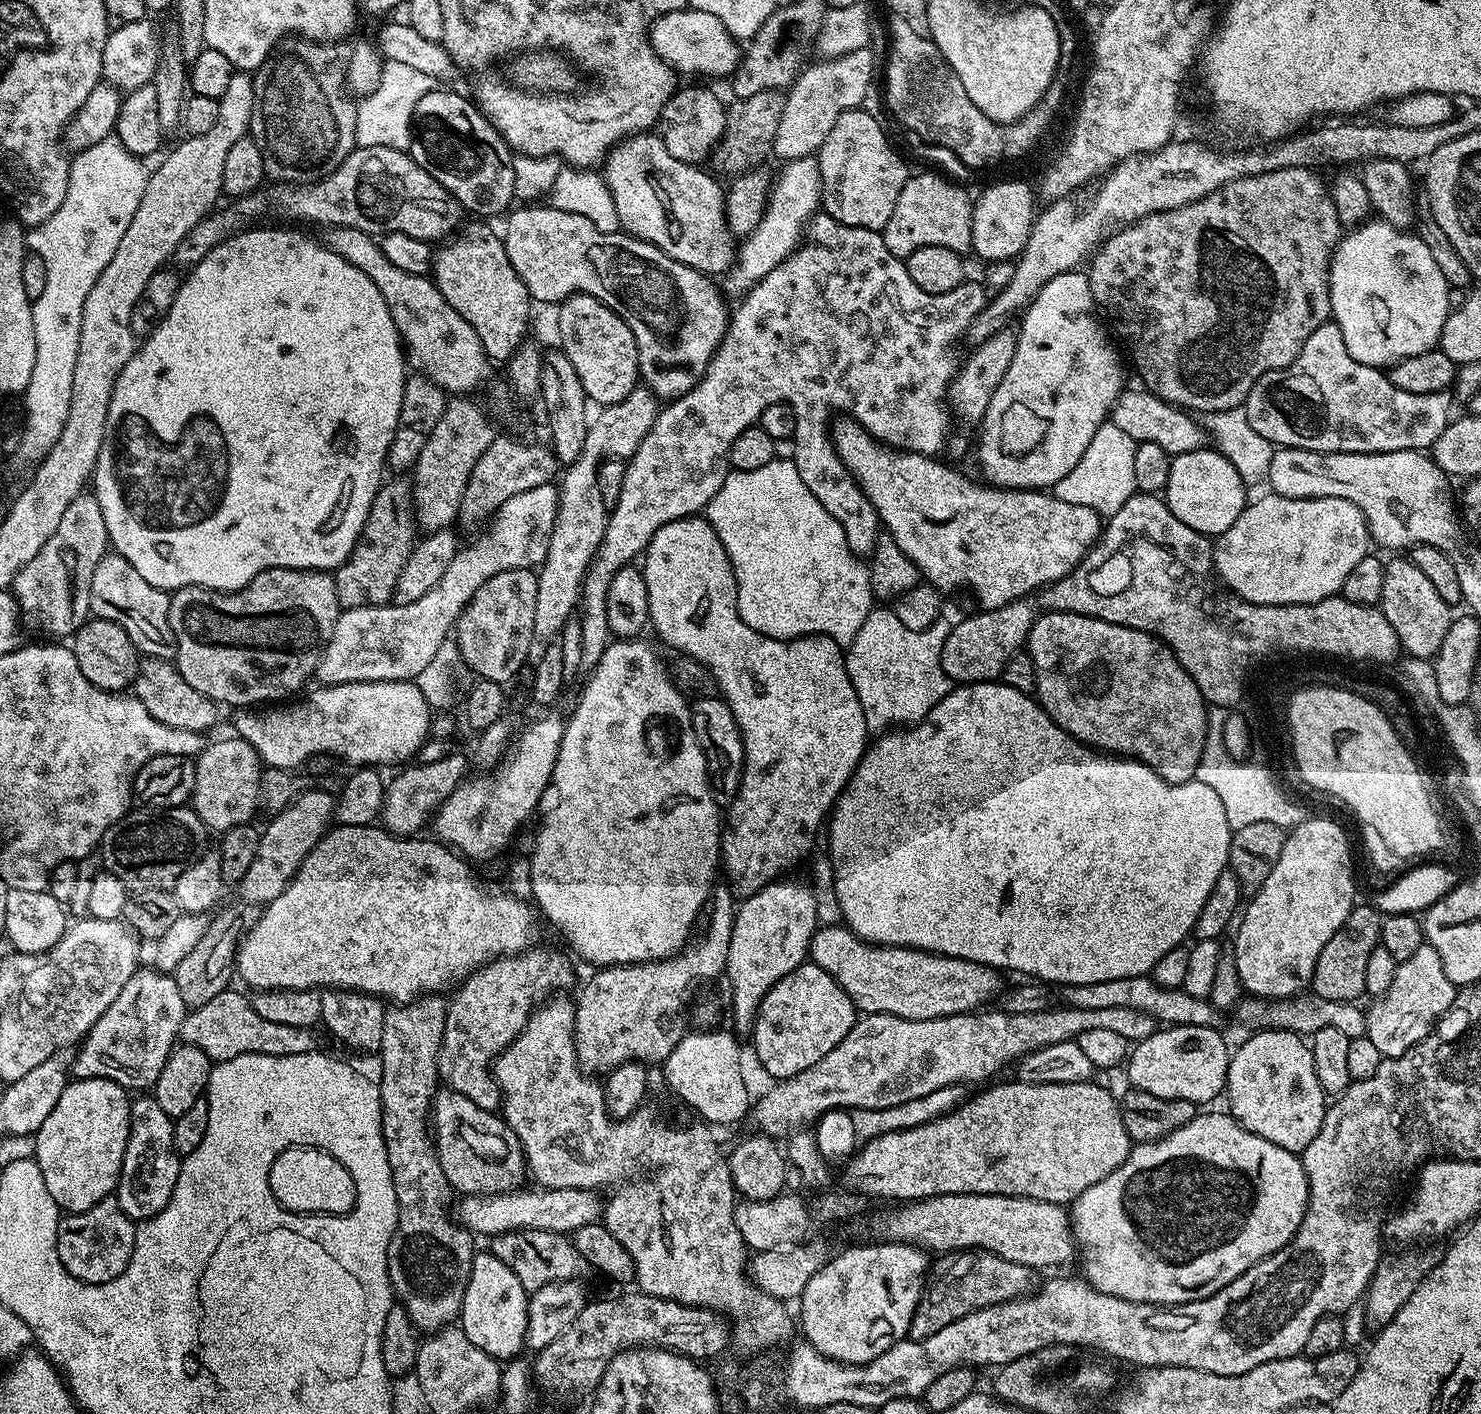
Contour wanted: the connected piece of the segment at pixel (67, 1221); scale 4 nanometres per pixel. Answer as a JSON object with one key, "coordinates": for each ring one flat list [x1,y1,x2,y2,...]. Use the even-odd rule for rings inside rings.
{"coordinates":[[109,1198,90,1206,85,1212,61,1215,60,1225,55,1225,58,1258,71,1276,84,1284,105,1284,126,1270,136,1241,136,1224]]}

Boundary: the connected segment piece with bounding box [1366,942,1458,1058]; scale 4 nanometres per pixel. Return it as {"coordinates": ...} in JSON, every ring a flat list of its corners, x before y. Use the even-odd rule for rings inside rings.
{"coordinates":[[1426,942,1422,950,1416,951,1411,958,1406,958,1406,962,1397,964,1394,982,1390,982,1390,990,1386,990,1384,996,1373,999,1372,1005,1367,1005,1366,1035,1386,1058,1406,1054,1406,1050,1410,1050,1418,1042,1426,1039,1436,1027,1436,1021,1452,1009,1457,991,1457,985,1450,982,1450,978,1446,976,1446,970,1442,968,1442,958,1438,956,1438,950,1434,950]]}

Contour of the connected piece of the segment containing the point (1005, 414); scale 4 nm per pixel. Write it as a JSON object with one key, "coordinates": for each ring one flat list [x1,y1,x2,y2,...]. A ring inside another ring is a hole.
{"coordinates":[[1084,270,1063,272,1050,278,1024,309,1010,370,1006,370,1002,382,998,382,998,390,994,390,994,398,990,398,990,406,986,406,984,419,978,425,979,475,987,483,997,488,1051,489,1074,470,1078,458,1082,458,1086,446,1090,446,1090,438,1094,438,1111,417,1116,399,1125,387,1124,368,1099,319,1088,273]]}

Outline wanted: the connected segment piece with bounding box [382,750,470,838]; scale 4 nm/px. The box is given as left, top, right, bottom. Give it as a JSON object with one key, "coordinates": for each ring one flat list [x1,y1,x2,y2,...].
{"coordinates":[[454,750,438,762,429,764,416,762,400,770,405,772,398,773,392,781,389,779,384,789,383,827,396,836,415,837,419,833,416,831,427,820,429,823,430,817,439,809,440,803,469,775,468,768,470,769,469,757,465,753,463,756,460,750]]}

